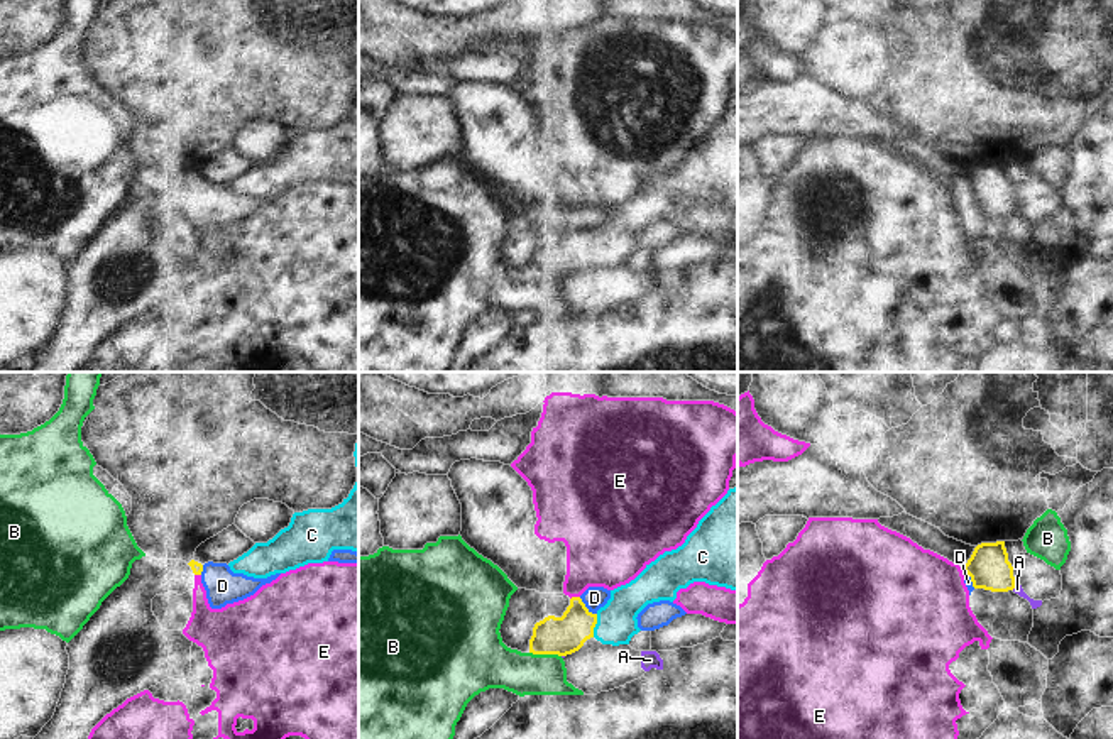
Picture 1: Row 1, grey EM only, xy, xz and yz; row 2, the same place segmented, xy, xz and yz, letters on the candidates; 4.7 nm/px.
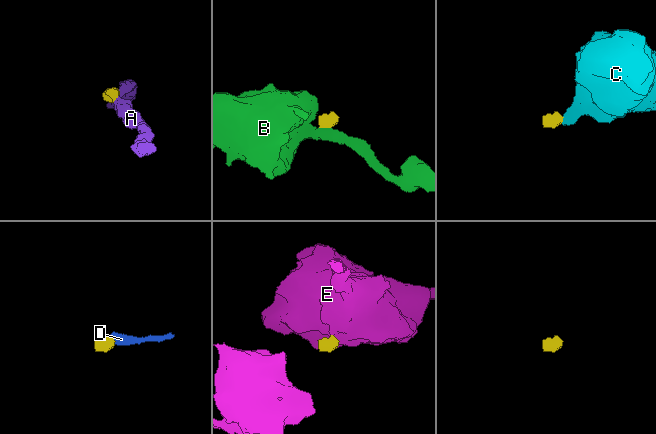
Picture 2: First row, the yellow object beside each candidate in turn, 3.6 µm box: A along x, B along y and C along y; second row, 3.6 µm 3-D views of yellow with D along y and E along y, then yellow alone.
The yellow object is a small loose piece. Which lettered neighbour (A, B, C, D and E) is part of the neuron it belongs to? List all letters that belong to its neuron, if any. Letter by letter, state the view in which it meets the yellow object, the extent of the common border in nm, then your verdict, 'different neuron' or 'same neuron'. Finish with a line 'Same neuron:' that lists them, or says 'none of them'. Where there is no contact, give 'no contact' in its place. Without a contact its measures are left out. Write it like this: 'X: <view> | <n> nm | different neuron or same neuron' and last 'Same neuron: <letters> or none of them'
A: yz | 40 nm | different neuron
B: xz | 150 nm | different neuron
C: xz | 110 nm | same neuron
D: xz | 120 nm | different neuron
E: xz | 50 nm | different neuron
Same neuron: C

